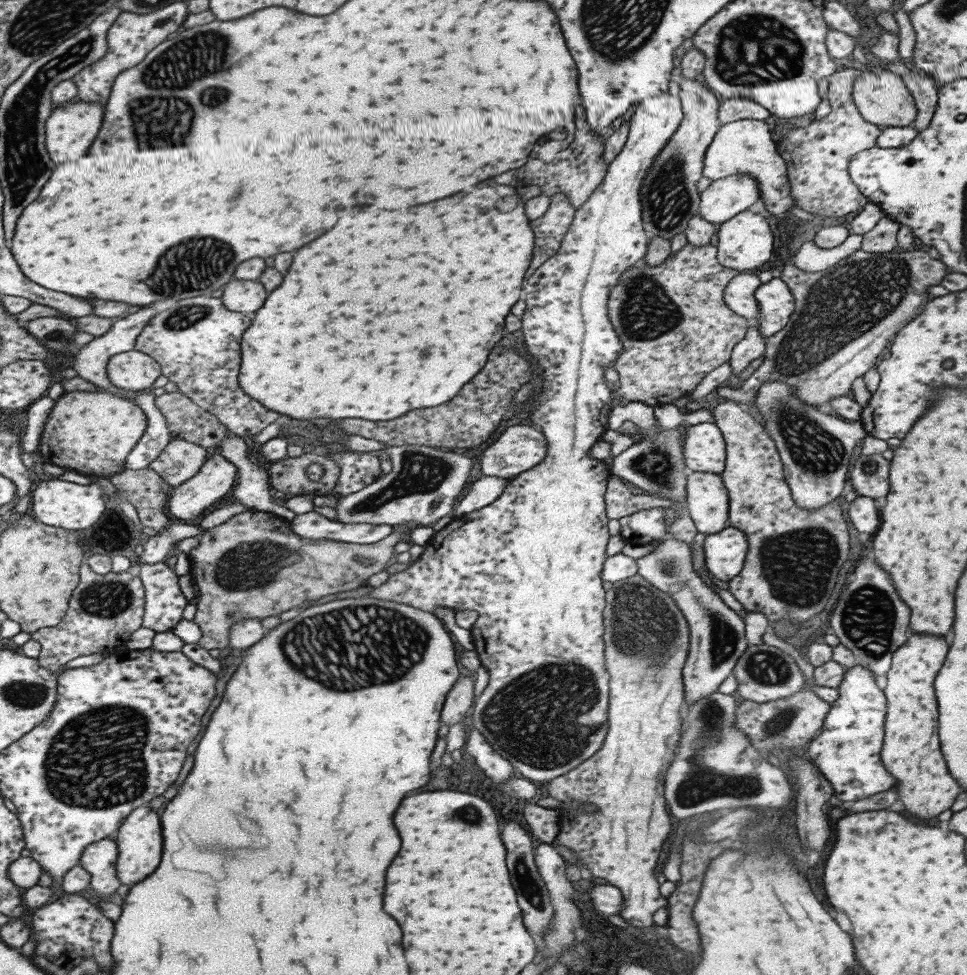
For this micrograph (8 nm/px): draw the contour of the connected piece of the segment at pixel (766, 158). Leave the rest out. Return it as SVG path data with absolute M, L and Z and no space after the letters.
M745 119L720 124L713 135L712 141L703 155L702 176L710 181L715 181L732 174L750 176L757 183L765 210L773 218L782 222L788 234L793 234L796 224L789 219L787 212L796 206L796 202L789 192L790 182L785 161L776 151L774 142L769 135L769 127L764 120Z

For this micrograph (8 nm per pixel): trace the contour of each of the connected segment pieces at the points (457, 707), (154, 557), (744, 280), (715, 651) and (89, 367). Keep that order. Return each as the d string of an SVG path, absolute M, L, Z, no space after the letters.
M473 675L457 677L457 680L450 686L445 695L440 710L440 724L451 727L453 724L465 720L463 714L469 710L475 699L473 687Z
M171 520L167 528L161 529L143 542L143 553L138 556L136 564L164 562L167 552L178 541L189 536L198 537L202 532L199 526L190 526L181 521Z
M740 272L729 279L722 299L729 310L746 320L755 320L758 316L757 303L753 293L760 285L757 275Z
M666 533L661 542L656 543L654 550L634 560L637 565L636 574L655 589L667 593L688 624L688 653L681 669L683 708L708 694L713 694L726 676L732 674L735 661L749 645L744 635L742 617L725 605L693 571L688 545Z
M141 308L139 312L135 314L129 314L120 318L119 320L113 322L109 327L109 330L105 334L91 339L86 345L83 345L79 350L77 350L73 357L72 370L75 370L76 376L91 382L106 393L121 392L123 394L133 394L133 391L126 391L123 389L118 389L114 387L106 375L106 364L108 358L114 354L120 352L127 352L133 350L133 344L137 335L141 332L143 325L155 314L153 308Z

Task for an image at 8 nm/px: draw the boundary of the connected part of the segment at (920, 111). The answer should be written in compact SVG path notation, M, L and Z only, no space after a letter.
M894 60L883 65L888 71L894 72L901 77L903 84L909 89L917 114L912 125L918 133L921 129L928 127L929 120L937 108L937 91L934 78L921 73L909 64L904 64L901 60Z

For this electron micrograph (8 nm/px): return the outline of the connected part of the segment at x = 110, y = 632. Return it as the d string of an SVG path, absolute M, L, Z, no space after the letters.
M85 562L78 570L79 582L68 600L68 607L55 625L35 630L30 639L40 644L37 662L50 673L63 672L63 665L77 656L103 654L108 648L125 645L129 635L141 627L144 589L133 569L97 574Z

